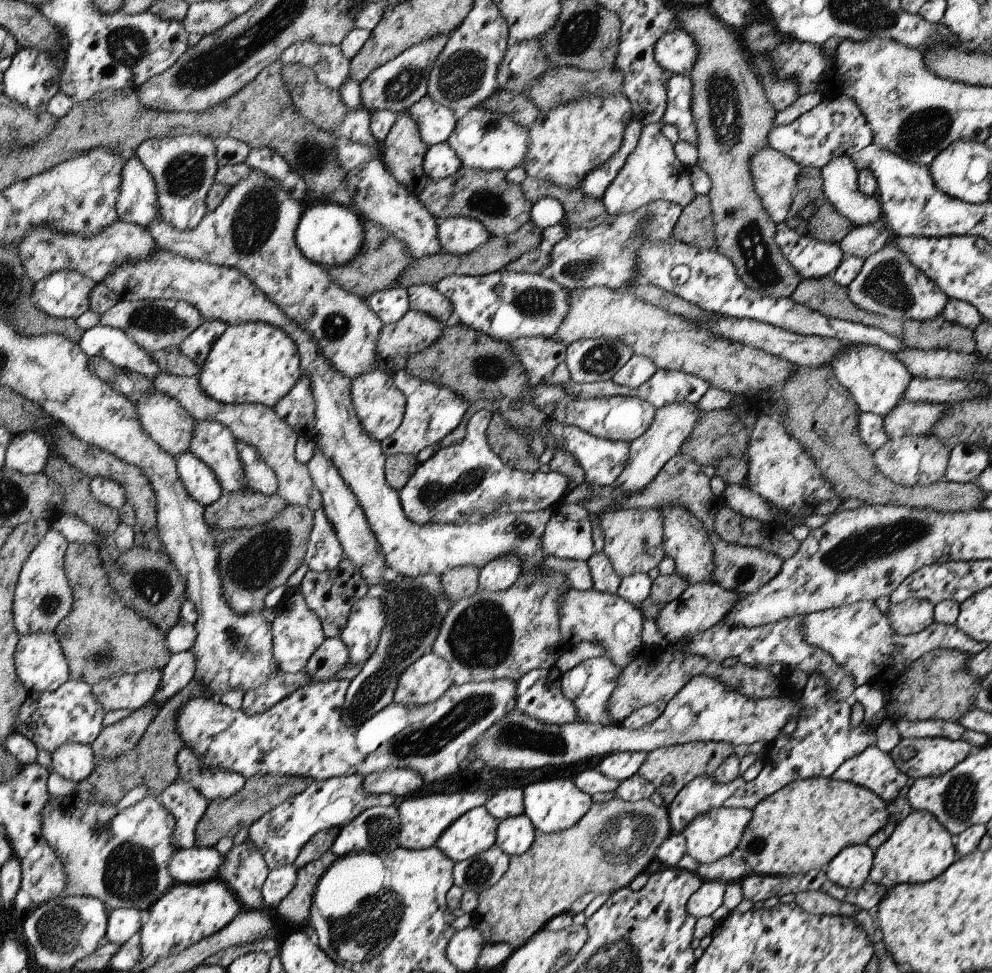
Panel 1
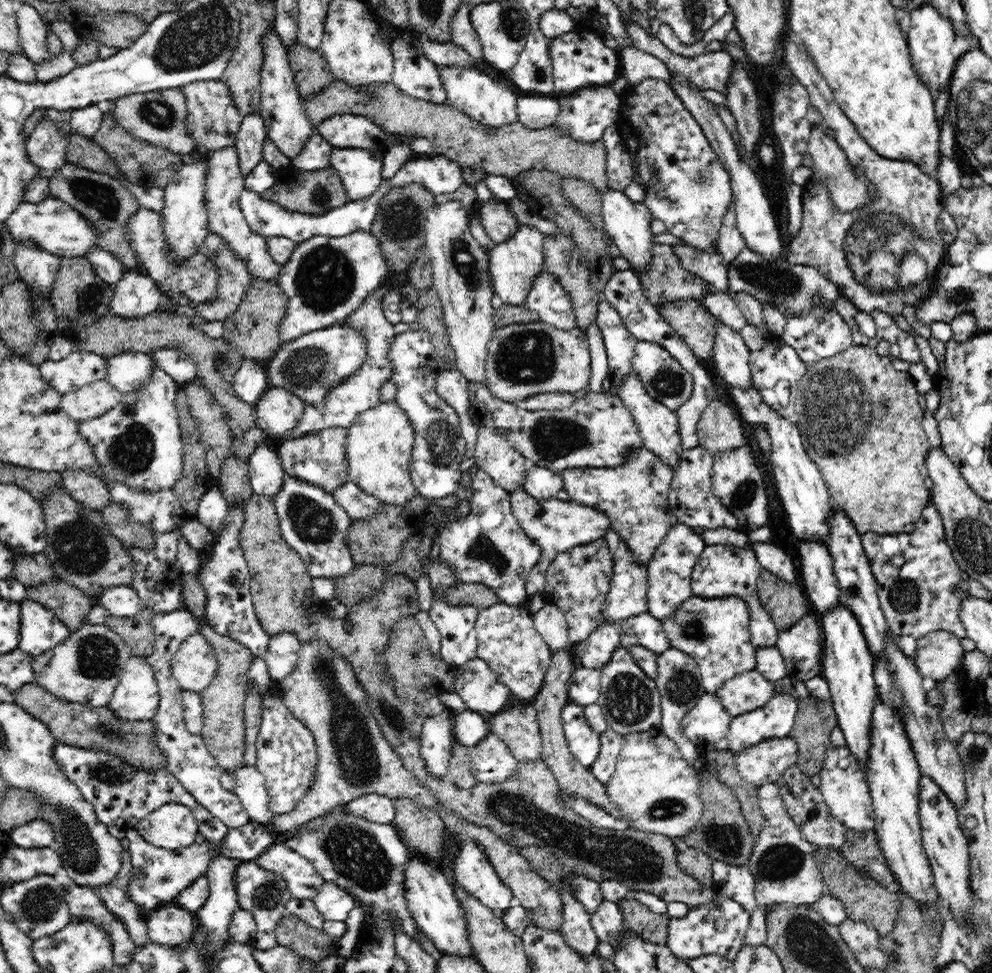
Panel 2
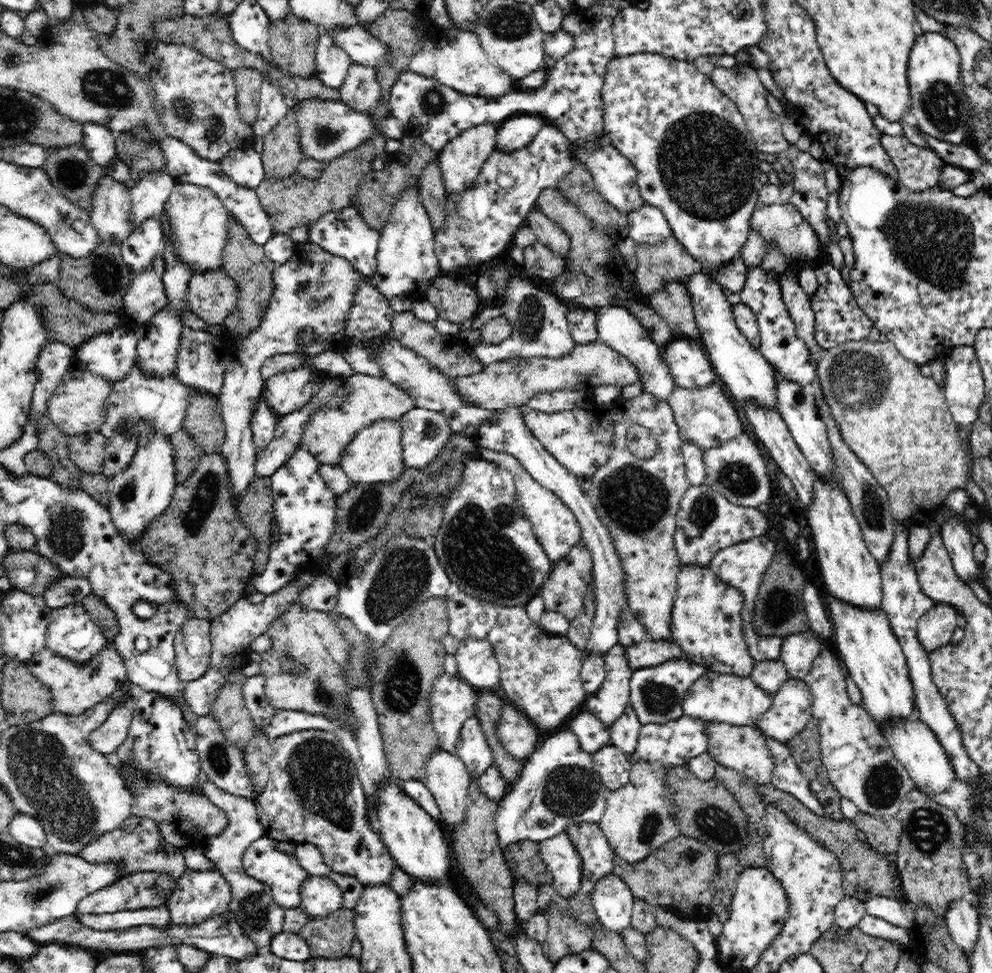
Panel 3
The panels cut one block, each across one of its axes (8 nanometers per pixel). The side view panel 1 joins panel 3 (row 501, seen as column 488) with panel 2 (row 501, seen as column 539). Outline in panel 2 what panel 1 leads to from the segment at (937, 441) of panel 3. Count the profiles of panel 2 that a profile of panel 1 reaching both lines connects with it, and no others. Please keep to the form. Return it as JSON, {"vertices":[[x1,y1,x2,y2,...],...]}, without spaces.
{"vertices":[[852,344,846,351,820,360,820,362,816,362,816,364,808,367,804,377,800,378,798,389,799,394,796,400,793,422,797,426,800,426,799,430,802,436,804,451,818,465,818,469,820,469,821,475,828,486,834,508,842,509,846,513,846,516,852,519,852,523,856,525,856,529,858,529,858,533,861,535,867,532,893,536,898,533,904,533,904,526,906,524,914,524,920,518,924,506,931,504,931,487,926,484,928,482,926,456,928,456,930,448,933,447,928,442,928,436,926,436,922,425,924,418,923,410,920,402,918,402,918,396,920,394,914,383,914,378,912,378,908,371,900,372,900,370,896,370,892,366,891,358,880,356,874,348,870,348,867,345]]}

